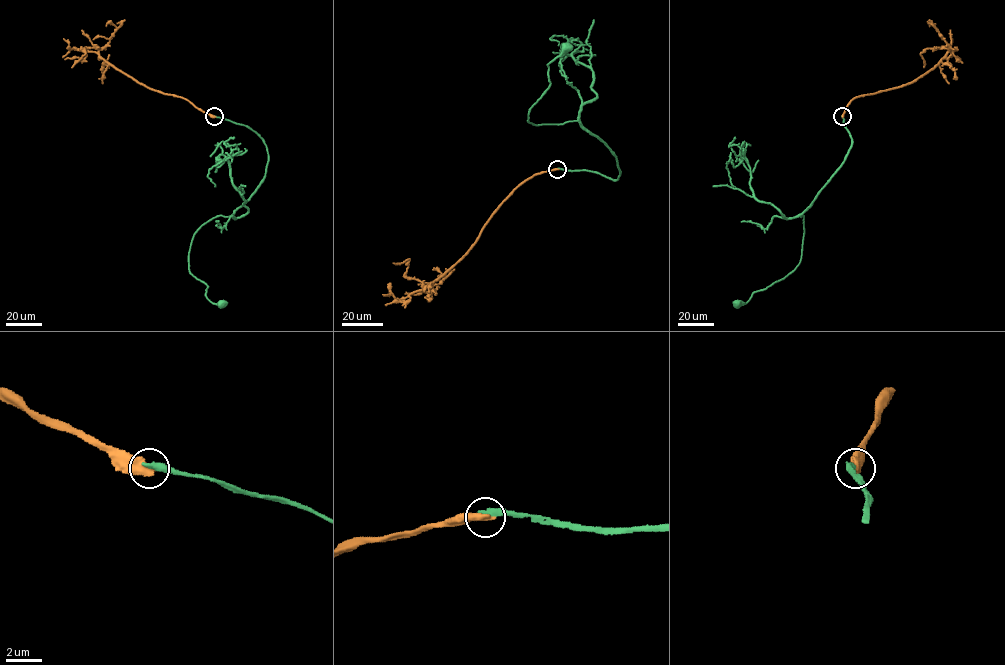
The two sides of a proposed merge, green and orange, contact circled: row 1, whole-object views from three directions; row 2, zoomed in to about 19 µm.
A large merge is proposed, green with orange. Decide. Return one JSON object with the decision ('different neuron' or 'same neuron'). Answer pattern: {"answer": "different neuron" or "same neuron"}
{"answer": "different neuron"}

